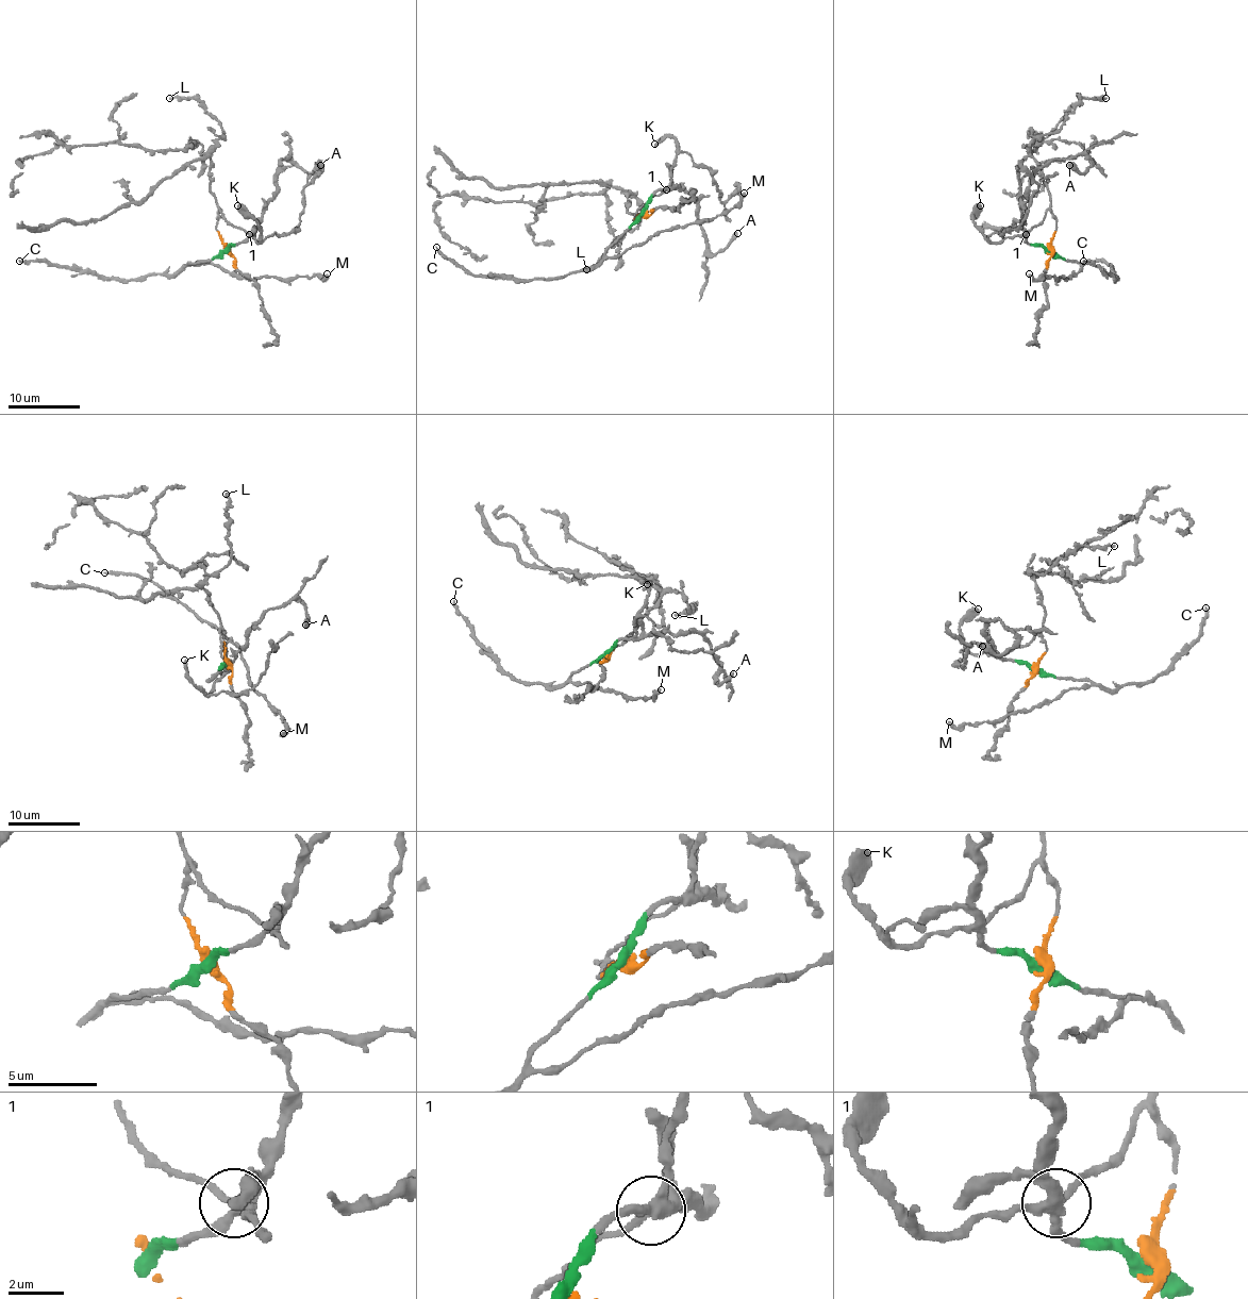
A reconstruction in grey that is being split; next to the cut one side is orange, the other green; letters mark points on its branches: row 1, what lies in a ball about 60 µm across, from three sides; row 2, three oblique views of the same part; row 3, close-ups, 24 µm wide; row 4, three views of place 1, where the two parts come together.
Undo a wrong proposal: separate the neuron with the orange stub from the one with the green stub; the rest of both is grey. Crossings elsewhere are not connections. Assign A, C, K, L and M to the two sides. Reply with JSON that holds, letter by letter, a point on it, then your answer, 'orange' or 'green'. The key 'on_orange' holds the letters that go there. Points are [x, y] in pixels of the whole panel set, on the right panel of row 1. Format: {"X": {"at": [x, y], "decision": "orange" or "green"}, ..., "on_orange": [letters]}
{"A": {"at": [1069, 165], "decision": "green"}, "C": {"at": [1083, 261], "decision": "green"}, "K": {"at": [980, 205], "decision": "orange"}, "L": {"at": [1105, 98], "decision": "orange"}, "M": {"at": [1029, 273], "decision": "green"}, "on_orange": ["K", "L"]}

